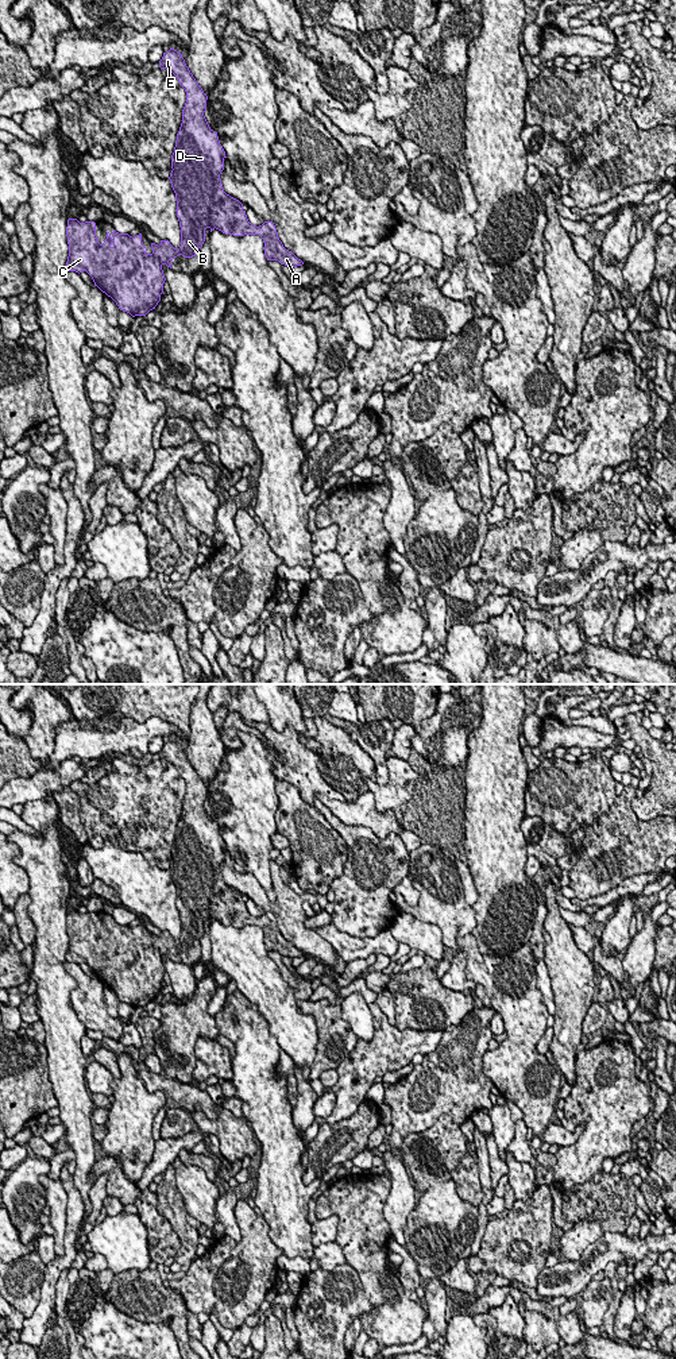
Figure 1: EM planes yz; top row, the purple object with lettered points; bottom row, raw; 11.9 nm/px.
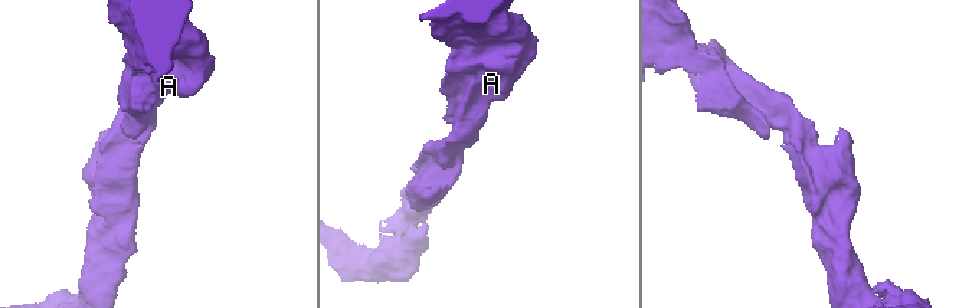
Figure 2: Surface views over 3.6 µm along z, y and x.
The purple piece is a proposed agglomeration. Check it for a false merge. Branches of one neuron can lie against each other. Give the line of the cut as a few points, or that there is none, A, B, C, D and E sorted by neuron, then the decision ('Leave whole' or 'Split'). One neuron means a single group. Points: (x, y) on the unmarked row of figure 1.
No split. Groups: A B C D E. Leave whole

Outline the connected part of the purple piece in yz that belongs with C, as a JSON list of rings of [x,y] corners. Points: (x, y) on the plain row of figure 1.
[[[170,740],[163,744],[159,758],[171,762],[186,783],[182,814],[171,846],[173,861],[169,868],[175,884],[177,908],[181,918],[179,939],[174,939],[169,931],[161,931],[159,937],[151,934],[152,943],[147,945],[147,939],[142,934],[142,924],[132,928],[128,924],[119,924],[113,920],[112,924],[107,923],[107,930],[100,935],[94,912],[80,914],[77,910],[69,910],[66,918],[69,935],[66,961],[78,965],[86,962],[92,968],[94,977],[111,988],[120,1001],[130,1004],[132,1008],[146,1007],[155,1000],[161,992],[166,972],[162,957],[166,955],[171,960],[173,955],[170,953],[178,946],[196,949],[197,941],[205,933],[206,919],[210,923],[216,919],[225,926],[233,927],[259,926],[264,934],[263,941],[267,951],[278,951],[289,958],[304,955],[301,950],[283,938],[273,912],[264,912],[259,918],[252,916],[247,910],[243,895],[224,883],[220,865],[224,861],[225,842],[220,835],[217,823],[209,818],[204,807],[208,787],[190,764],[182,745]]]

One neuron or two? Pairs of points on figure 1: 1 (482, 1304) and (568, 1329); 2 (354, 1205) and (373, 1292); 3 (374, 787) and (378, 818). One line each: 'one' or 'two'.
1: one
2: one
3: two

